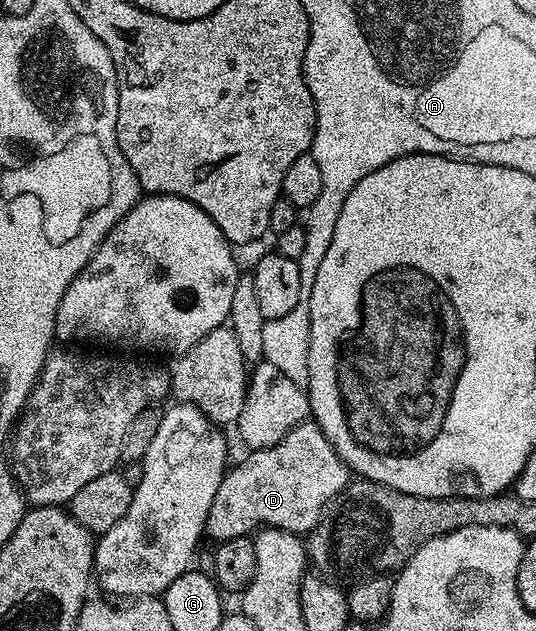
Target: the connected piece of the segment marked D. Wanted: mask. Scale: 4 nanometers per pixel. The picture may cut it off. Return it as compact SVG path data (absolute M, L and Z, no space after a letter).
M311 419L304 420L300 424L293 426L289 433L277 443L276 446L266 447L265 449L253 449L240 462L233 464L227 470L222 479L222 483L218 487L218 495L214 495L214 503L208 512L208 523L206 526L207 536L213 537L213 542L229 541L230 539L238 539L239 537L247 537L255 534L257 531L267 527L269 529L285 529L297 535L307 535L315 529L316 524L324 516L326 510L339 498L340 494L348 488L350 484L350 470L344 464L344 460L340 458L334 451L334 447L330 443L330 439L326 439L326 435L318 428L315 421Z

